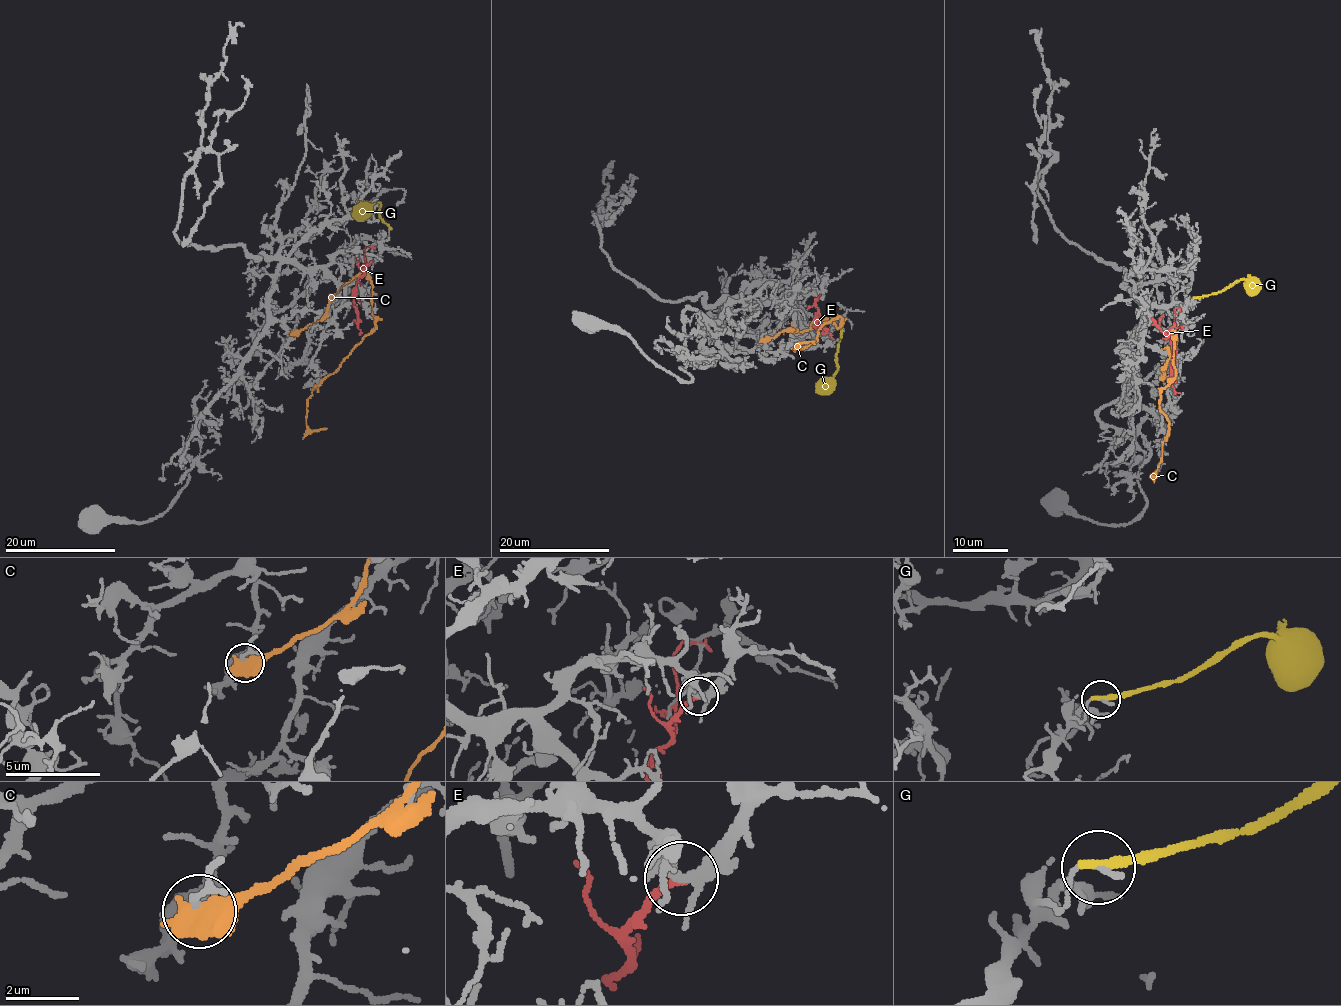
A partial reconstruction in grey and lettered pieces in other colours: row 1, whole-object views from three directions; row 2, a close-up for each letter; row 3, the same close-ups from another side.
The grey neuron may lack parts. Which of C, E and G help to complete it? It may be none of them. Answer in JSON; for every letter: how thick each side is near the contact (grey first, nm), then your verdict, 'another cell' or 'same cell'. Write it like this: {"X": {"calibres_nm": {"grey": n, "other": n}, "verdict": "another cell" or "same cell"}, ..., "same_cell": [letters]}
{"C": {"calibres_nm": {"grey": 180, "other": 800}, "verdict": "another cell"}, "E": {"calibres_nm": {"grey": 320, "other": 260}, "verdict": "another cell"}, "G": {"calibres_nm": {"grey": 150, "other": 280}, "verdict": "another cell"}, "same_cell": []}

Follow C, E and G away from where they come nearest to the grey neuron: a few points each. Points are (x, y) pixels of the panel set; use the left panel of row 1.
C: (293, 333), (320, 319), (344, 284), (367, 272), (374, 329), (308, 399), (307, 426), (326, 429)
E: (371, 262), (357, 284), (353, 306), (362, 332)
G: (391, 229), (380, 218), (379, 203), (364, 203), (352, 216)

